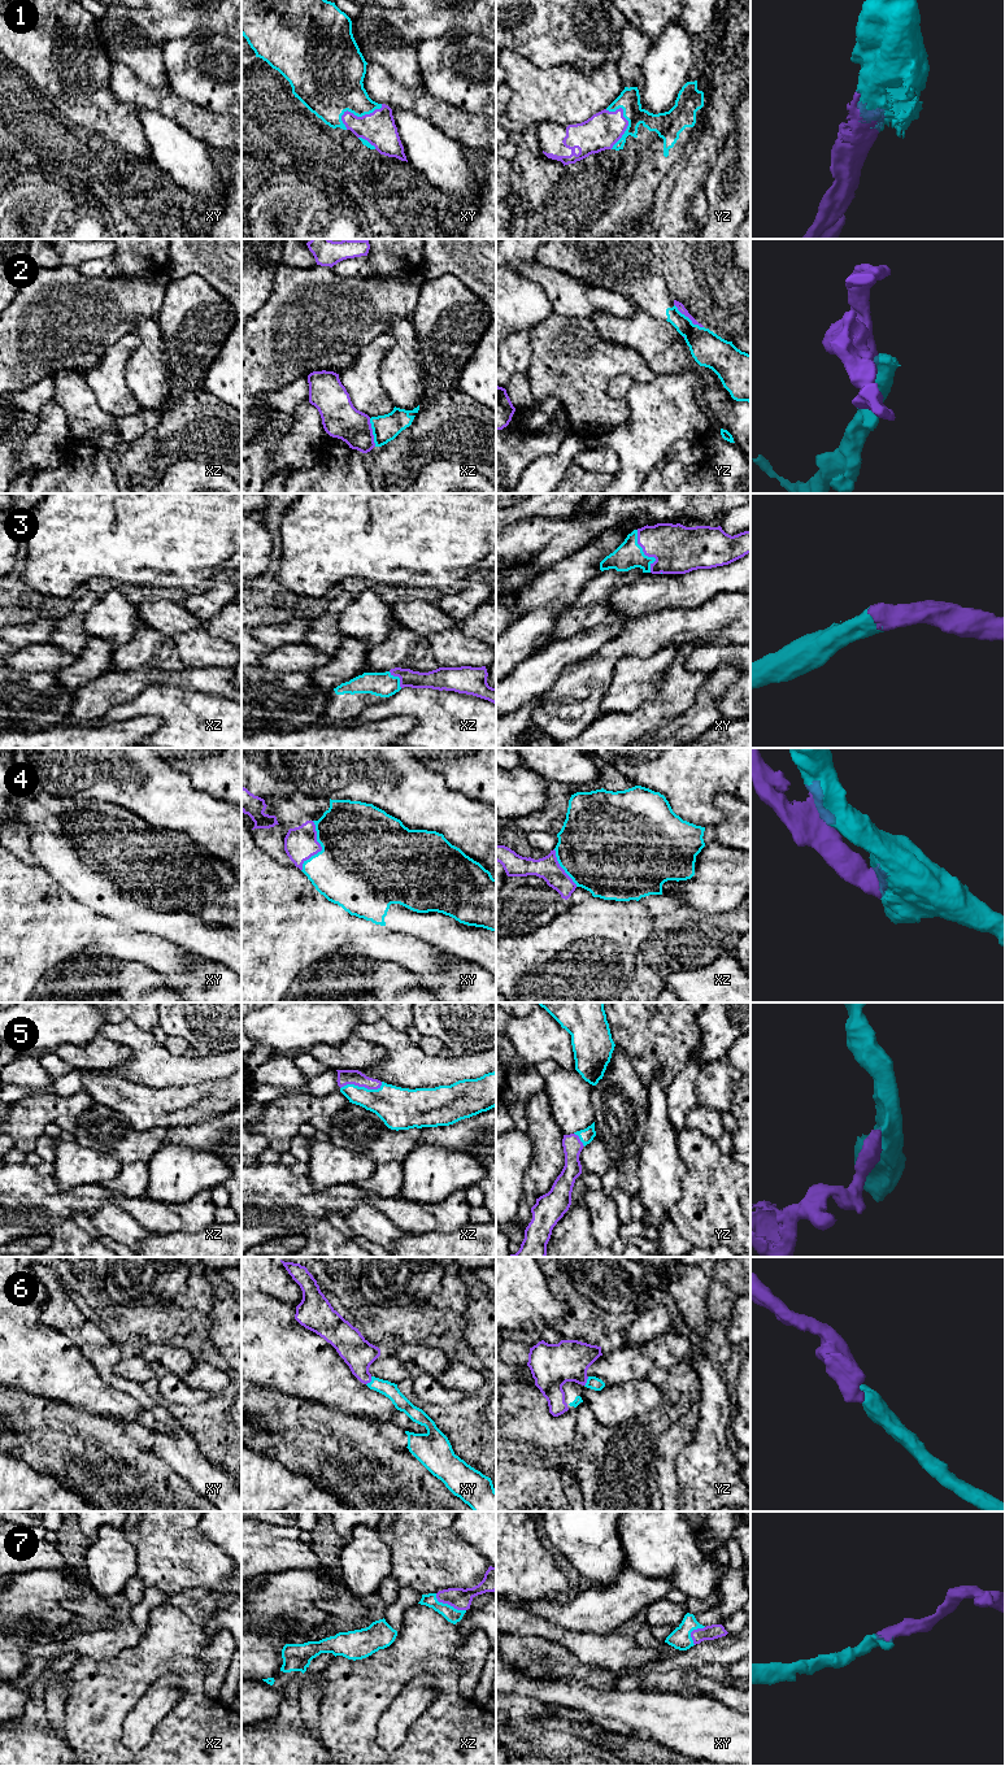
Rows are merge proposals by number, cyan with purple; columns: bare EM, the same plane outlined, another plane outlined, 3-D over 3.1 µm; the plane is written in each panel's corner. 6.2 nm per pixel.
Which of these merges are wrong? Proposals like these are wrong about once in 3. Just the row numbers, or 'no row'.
2, 4

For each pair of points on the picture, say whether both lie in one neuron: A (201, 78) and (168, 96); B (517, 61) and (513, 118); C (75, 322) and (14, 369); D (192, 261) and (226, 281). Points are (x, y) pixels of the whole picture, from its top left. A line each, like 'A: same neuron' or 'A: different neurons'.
A: different neurons
B: same neuron
C: same neuron
D: same neuron

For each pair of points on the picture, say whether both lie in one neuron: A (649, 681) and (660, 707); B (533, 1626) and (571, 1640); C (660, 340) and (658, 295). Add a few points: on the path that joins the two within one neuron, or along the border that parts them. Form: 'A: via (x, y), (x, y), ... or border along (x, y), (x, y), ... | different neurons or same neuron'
A: border along (668, 668), (658, 694), (630, 713) | different neurons
B: via (542, 1627), (562, 1636) | same neuron
C: border along (634, 304), (655, 318), (666, 320), (684, 339) | different neurons

